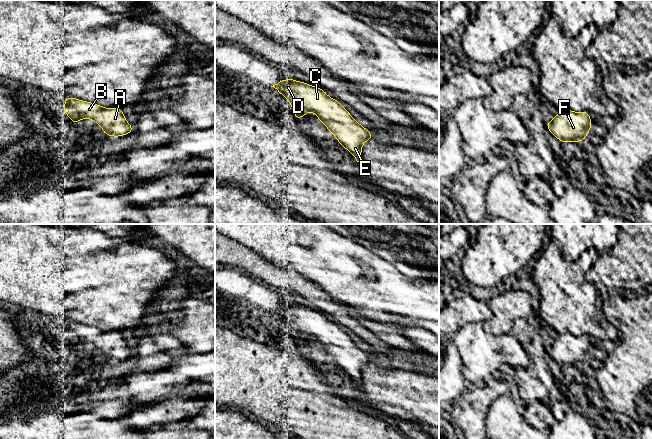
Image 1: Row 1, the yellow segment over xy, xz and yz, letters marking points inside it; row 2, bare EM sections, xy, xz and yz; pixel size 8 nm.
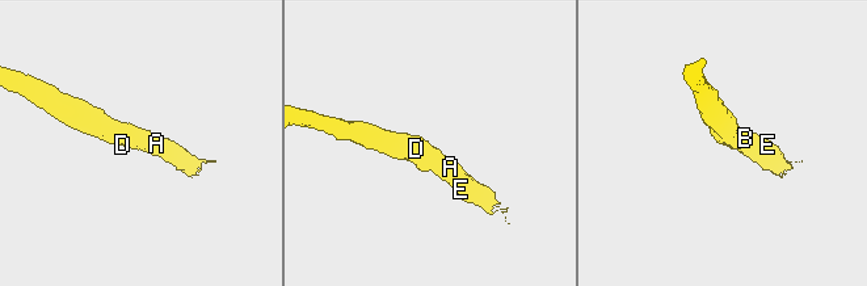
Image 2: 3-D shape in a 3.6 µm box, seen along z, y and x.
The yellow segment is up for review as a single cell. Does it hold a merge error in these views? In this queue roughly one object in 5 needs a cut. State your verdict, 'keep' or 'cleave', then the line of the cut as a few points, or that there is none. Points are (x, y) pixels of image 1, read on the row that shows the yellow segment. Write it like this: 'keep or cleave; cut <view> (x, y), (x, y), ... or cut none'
keep; cut none

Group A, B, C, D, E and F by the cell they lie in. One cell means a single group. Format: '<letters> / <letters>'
A B C D E F

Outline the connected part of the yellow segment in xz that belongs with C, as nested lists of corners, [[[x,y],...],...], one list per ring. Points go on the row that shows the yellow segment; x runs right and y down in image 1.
[[[293,78],[283,79],[274,87],[289,102],[295,111],[294,119],[305,117],[307,112],[314,112],[320,122],[333,134],[339,144],[347,149],[356,159],[361,160],[362,144],[374,135],[350,115],[337,99],[331,98],[326,91]]]

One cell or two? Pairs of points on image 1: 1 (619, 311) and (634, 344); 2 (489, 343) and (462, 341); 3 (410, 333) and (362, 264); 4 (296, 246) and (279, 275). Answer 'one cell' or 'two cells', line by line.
1: one cell
2: one cell
3: two cells
4: two cells

